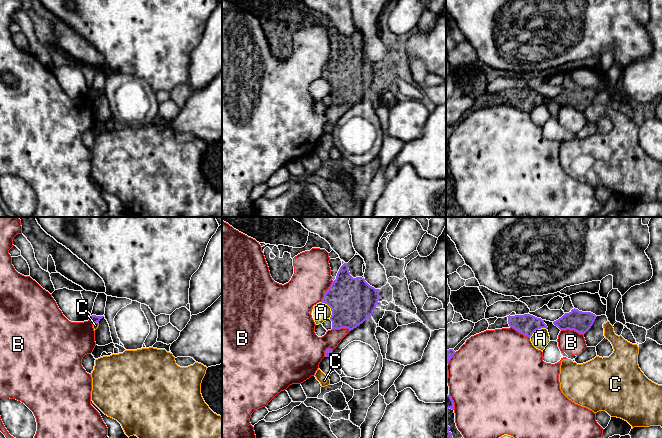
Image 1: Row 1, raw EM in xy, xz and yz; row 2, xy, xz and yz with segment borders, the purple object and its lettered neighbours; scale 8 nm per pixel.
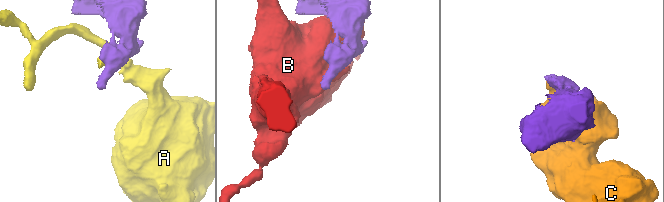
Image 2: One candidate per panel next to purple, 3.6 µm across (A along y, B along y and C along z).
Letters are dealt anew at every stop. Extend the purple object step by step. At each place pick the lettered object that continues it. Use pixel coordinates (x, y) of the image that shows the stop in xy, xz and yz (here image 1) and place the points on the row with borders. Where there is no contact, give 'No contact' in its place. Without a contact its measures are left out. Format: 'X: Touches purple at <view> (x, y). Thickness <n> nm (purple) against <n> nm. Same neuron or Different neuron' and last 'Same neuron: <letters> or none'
A: Touches purple at xz (331, 309). Thickness 360 nm (purple) against 140 nm. Different neuron
B: Touches purple at yz (572, 329). Thickness 170 nm (purple) against 190 nm. Different neuron
C: Touches purple at xy (95, 322). Thickness 60 nm (purple) against 50 nm. Different neuron
Same neuron: none

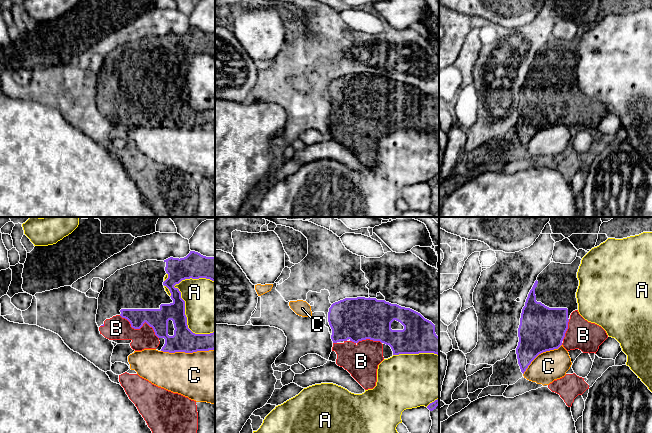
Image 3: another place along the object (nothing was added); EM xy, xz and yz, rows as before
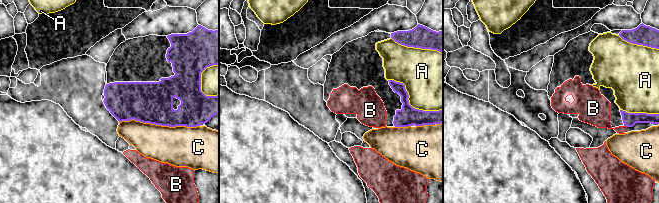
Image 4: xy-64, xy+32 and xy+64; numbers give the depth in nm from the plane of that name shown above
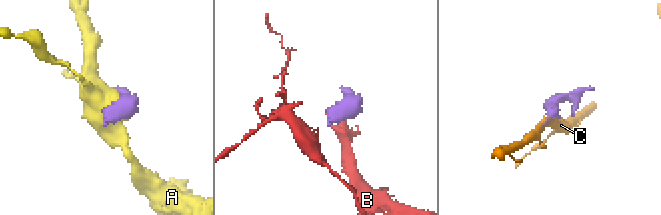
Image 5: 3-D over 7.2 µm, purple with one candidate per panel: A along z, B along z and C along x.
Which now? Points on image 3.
A: Touches purple at xy (186, 318). Thickness 190 nm (purple) against 400 nm. Different neuron
B: Touches purple at xy (140, 327). Thickness 160 nm (purple) against 190 nm. Same neuron
C: Touches purple at xy (187, 352). Thickness 190 nm (purple) against 420 nm. Different neuron
Same neuron: B

